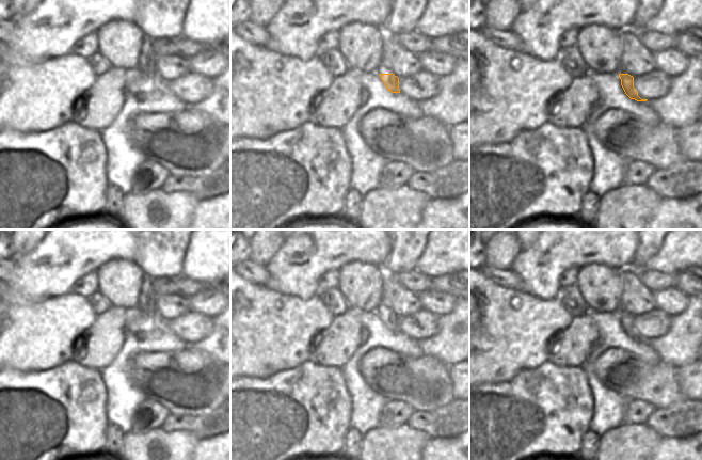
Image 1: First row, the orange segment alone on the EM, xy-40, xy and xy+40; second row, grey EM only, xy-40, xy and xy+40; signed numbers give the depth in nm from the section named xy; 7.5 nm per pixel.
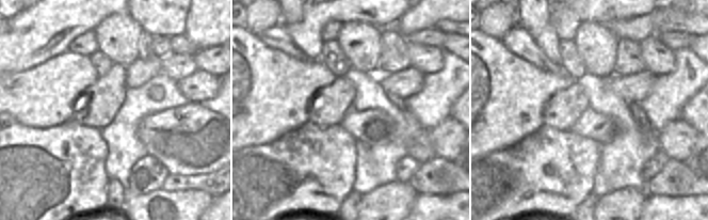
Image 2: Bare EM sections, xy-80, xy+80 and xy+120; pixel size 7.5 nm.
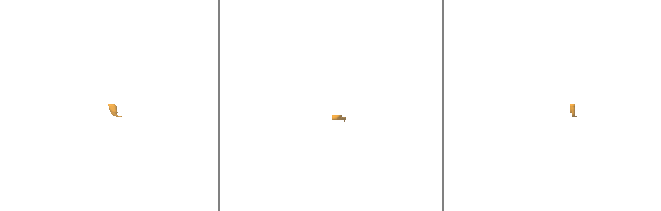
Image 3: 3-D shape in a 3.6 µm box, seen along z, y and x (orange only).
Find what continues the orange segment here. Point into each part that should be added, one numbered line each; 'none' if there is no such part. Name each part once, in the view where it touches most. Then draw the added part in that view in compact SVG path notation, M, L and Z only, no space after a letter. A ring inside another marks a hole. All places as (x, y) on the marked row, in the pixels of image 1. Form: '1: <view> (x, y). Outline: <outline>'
1: xy (382, 69). Outline: M383 63L380 64L378 70L376 72L377 74L392 74L389 69L387 69Z

